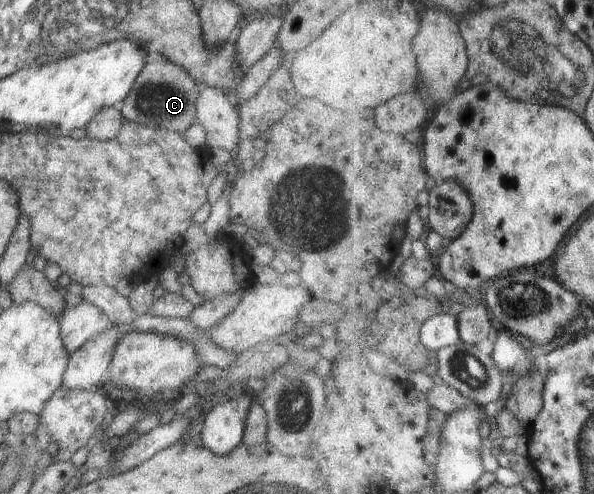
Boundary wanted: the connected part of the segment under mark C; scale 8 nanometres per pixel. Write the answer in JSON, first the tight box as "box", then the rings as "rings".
{"box":[118,54,199,134],"rings":[[[151,54],[129,95],[118,107],[126,121],[137,122],[143,126],[161,125],[166,130],[184,134],[197,121],[196,103],[199,94],[195,82],[183,69],[159,54]]]}

